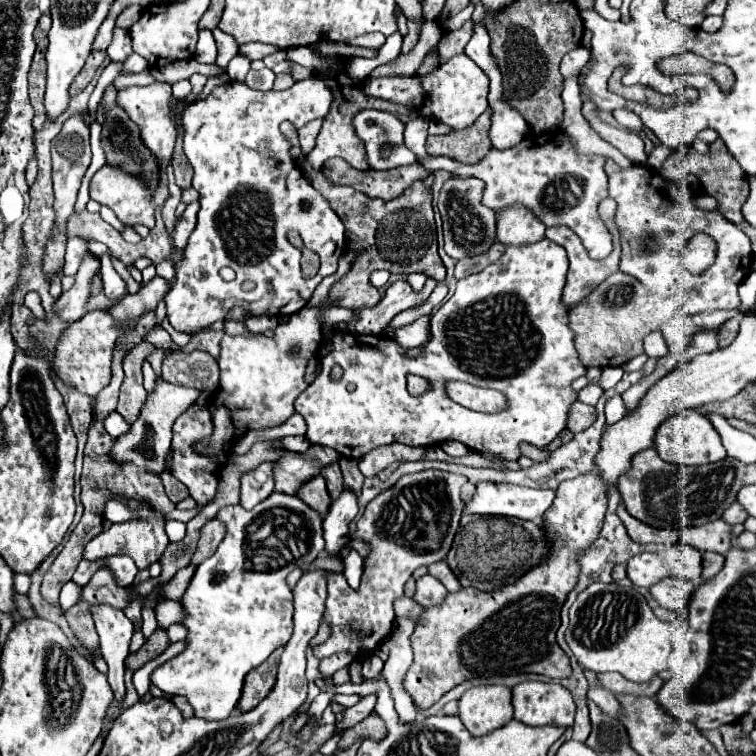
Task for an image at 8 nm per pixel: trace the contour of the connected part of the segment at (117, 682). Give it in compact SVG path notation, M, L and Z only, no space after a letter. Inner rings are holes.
M93 607L93 619L97 625L99 641L101 641L101 655L109 665L109 685L115 691L115 701L107 709L107 715L103 719L103 727L111 727L111 721L119 715L119 701L125 695L125 657L129 655L129 643L133 637L133 623L127 619L127 615L113 607Z

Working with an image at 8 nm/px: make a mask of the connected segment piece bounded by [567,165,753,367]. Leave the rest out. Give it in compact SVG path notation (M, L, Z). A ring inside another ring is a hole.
M631 165L627 169L619 169L617 173L609 173L609 189L613 191L613 199L617 201L617 213L615 213L615 225L621 235L621 265L609 279L599 283L593 293L589 293L577 307L571 307L567 311L569 315L569 327L575 333L575 347L579 353L579 359L585 367L617 367L627 363L629 359L643 353L643 339L651 331L681 331L685 316L715 311L715 309L739 309L741 299L737 295L739 283L747 277L751 269L751 243L749 237L737 229L733 223L729 223L719 211L705 211L695 205L695 195L691 197L691 205L679 205L665 187L661 185L661 177L657 171L649 169L647 165ZM695 233L707 233L717 241L717 259L715 263L705 269L699 275L693 275L685 269L681 255L687 243Z

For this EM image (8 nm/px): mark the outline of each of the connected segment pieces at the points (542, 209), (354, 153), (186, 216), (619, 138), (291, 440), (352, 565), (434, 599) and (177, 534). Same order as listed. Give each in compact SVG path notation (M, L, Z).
M553 131L553 133L541 133L541 135L529 135L529 139L523 139L519 145L499 151L499 149L491 149L477 165L463 165L457 163L449 157L427 157L425 161L421 161L421 165L427 171L433 169L445 169L451 171L455 175L461 177L479 177L485 181L485 191L483 191L483 203L495 211L501 211L513 203L521 203L527 205L547 227L551 225L567 225L573 231L577 231L577 235L581 237L585 249L589 251L589 255L593 259L603 259L611 253L611 235L607 231L607 227L603 225L603 221L597 215L597 205L601 199L607 197L607 175L603 171L605 165L605 157L599 155L581 155L573 149L569 137L561 131Z
M339 59L339 61L331 67L331 71L319 73L319 77L325 79L325 83L331 87L335 99L333 99L333 105L331 105L329 113L325 115L325 123L323 123L323 129L321 129L321 133L319 133L319 137L316 139L315 147L313 147L311 153L307 155L309 165L311 165L313 169L317 169L317 171L323 167L329 157L341 157L341 159L345 159L351 167L361 169L361 171L363 171L363 169L369 169L369 165L367 165L367 155L365 155L365 147L363 147L361 139L357 139L357 135L355 135L355 131L353 131L353 127L351 127L351 121L349 121L349 119L353 119L353 115L355 115L357 111L361 111L361 109L397 111L397 119L401 119L403 123L407 123L407 121L411 121L411 119L417 117L417 113L411 111L409 107L395 105L395 103L389 103L389 101L383 101L383 99L375 99L375 97L367 97L367 95L361 91L361 81L355 81L355 79L347 77L347 73L345 73L345 61L343 61L343 59Z
M193 201L187 205L185 213L179 217L177 225L175 225L175 247L179 249L179 253L185 249L187 239L197 223L197 211L199 211L199 201Z
M585 101L583 103L583 115L585 119L591 123L591 127L595 131L599 131L599 135L609 141L611 145L615 145L629 161L645 161L647 155L645 155L645 149L643 149L643 141L639 139L637 133L633 131L625 131L625 129L615 129L603 121L599 121L597 117L597 111L595 111L595 105L591 101Z
M281 437L279 441L281 441L281 445L283 445L285 449L295 451L295 453L305 451L305 449L311 445L311 443L309 443L309 439L305 439L305 437Z
M351 549L349 555L343 559L345 563L345 577L349 579L351 587L359 587L359 581L361 581L361 567L363 567L363 557Z
M431 575L417 579L417 593L413 599L423 607L437 607L437 603L445 601L445 595L447 595L447 589L439 579Z
M171 519L171 521L167 521L167 527L165 527L165 531L167 531L167 535L169 535L169 541L181 541L183 537L185 537L185 523L183 521L175 521L175 519Z

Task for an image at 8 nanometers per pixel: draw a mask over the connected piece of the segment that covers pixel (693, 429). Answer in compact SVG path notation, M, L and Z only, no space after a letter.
M695 409L677 411L677 415L671 415L665 423L661 423L655 433L655 449L663 461L677 465L707 465L721 461L727 455L721 443L721 435L715 431L711 421Z

